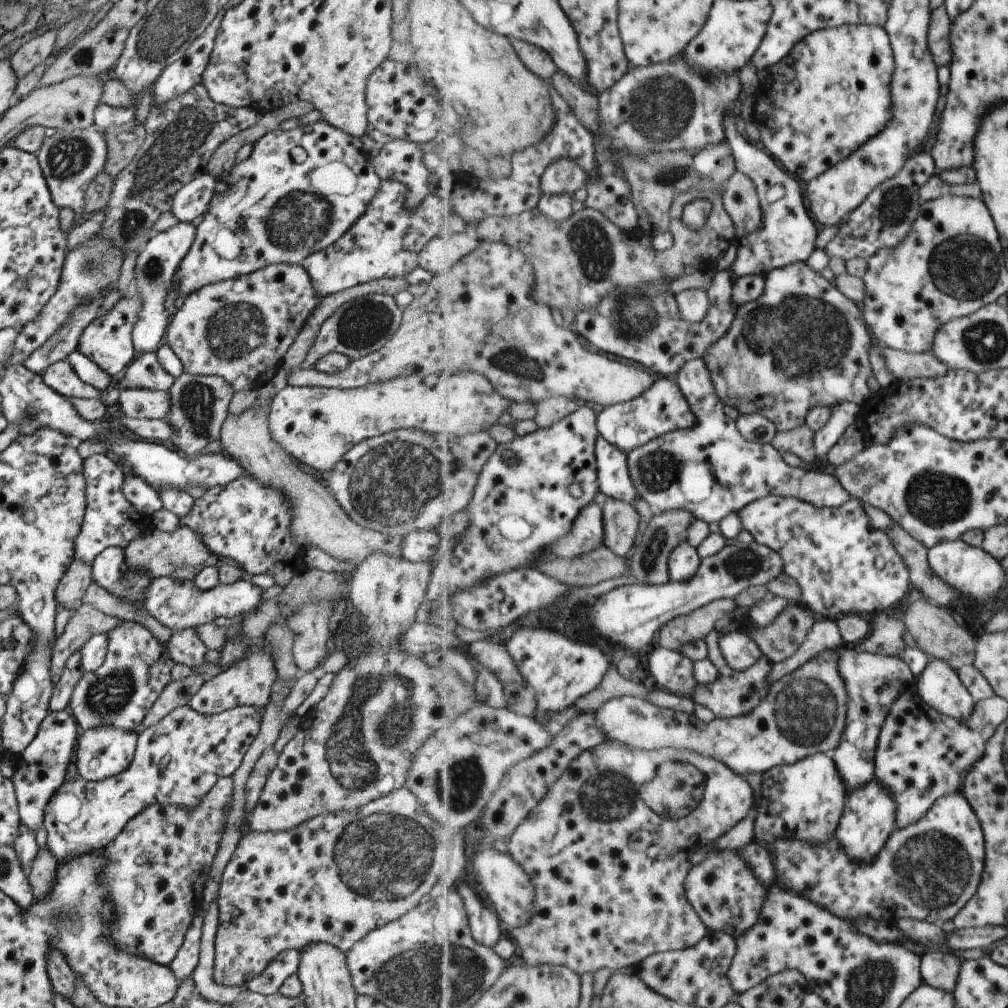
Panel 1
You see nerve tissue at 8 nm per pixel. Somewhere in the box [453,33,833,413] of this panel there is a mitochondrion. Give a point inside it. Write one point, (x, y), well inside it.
(662, 108)

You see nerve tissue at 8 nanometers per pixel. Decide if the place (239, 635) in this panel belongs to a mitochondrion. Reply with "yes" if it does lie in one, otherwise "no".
no

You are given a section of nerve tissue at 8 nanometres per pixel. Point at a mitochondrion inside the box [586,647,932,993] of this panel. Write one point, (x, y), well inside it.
(805, 711)

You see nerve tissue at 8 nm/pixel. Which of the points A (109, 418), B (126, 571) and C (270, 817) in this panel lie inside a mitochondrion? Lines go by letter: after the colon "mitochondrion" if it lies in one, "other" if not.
A: other
B: other
C: other

